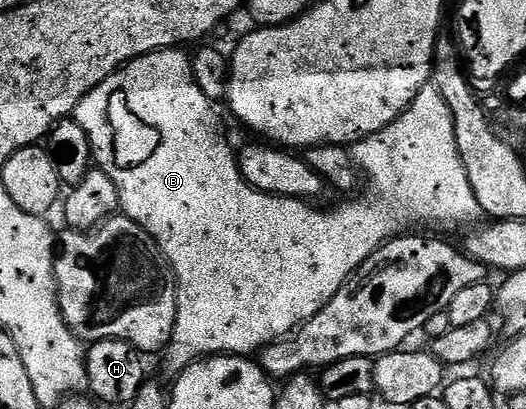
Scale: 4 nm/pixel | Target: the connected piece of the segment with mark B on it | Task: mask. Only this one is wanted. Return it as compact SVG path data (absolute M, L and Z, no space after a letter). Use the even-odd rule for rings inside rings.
M177 46L139 56L135 60L129 61L124 68L118 68L116 72L112 72L102 84L91 89L81 99L75 113L77 124L83 126L83 134L87 134L89 139L96 167L105 172L107 178L111 178L111 182L115 182L115 190L119 194L120 211L124 215L130 216L151 237L171 273L171 279L177 290L177 313L175 314L173 333L163 352L165 368L171 374L181 373L190 363L202 357L218 354L245 356L246 354L260 353L261 349L278 340L280 336L297 331L299 325L307 322L315 314L319 314L319 310L323 310L323 306L327 306L331 302L331 298L335 298L335 294L339 294L339 290L353 276L353 271L361 267L363 261L370 254L377 251L388 240L408 233L412 229L409 228L412 224L430 224L433 228L461 228L460 230L465 230L470 226L482 223L483 213L479 206L479 198L475 198L475 190L471 190L471 182L467 178L467 170L463 166L455 142L455 122L451 118L451 110L447 106L443 94L439 94L439 90L433 83L427 83L419 90L419 94L411 102L411 106L407 106L407 110L403 114L399 114L399 118L395 118L395 122L391 122L391 126L383 126L383 130L370 136L364 136L362 140L358 140L352 145L351 157L363 177L364 183L365 180L369 183L369 196L363 197L362 200L349 198L346 199L349 200L346 204L337 204L330 212L320 212L319 209L313 208L317 206L304 200L296 200L286 196L272 196L255 190L241 177L241 172L237 169L236 155L230 154L225 160L225 155L229 152L228 146L217 136L213 136L209 140L209 112L205 107L210 107L211 102L196 85L190 59L190 53L185 53L185 50ZM189 108L201 109L198 112L189 113Z

